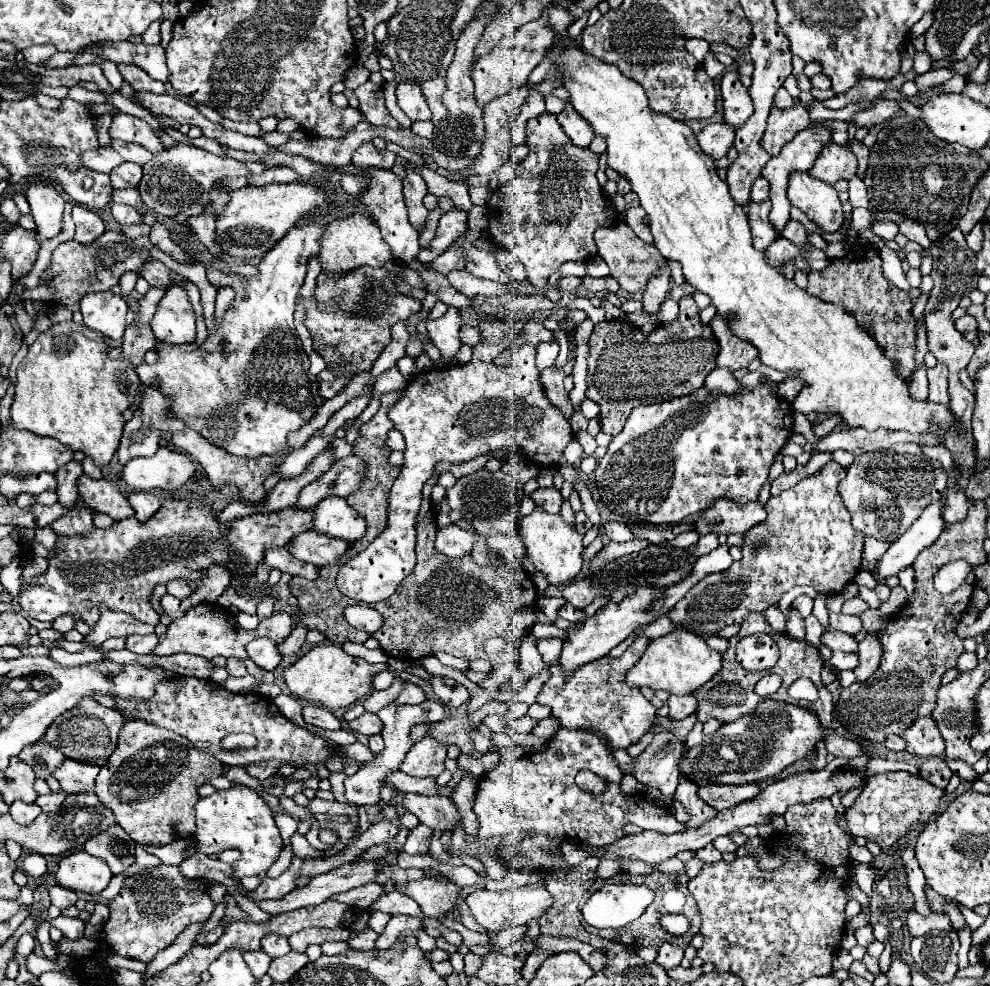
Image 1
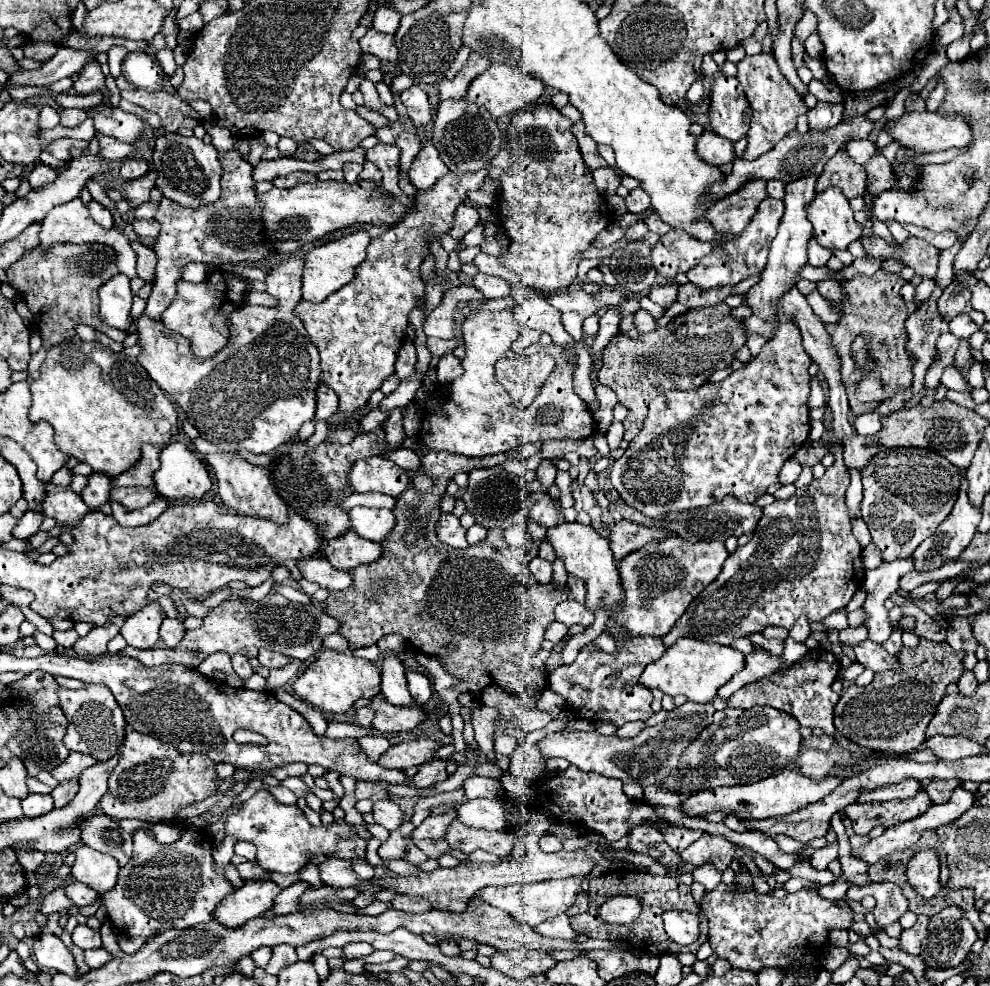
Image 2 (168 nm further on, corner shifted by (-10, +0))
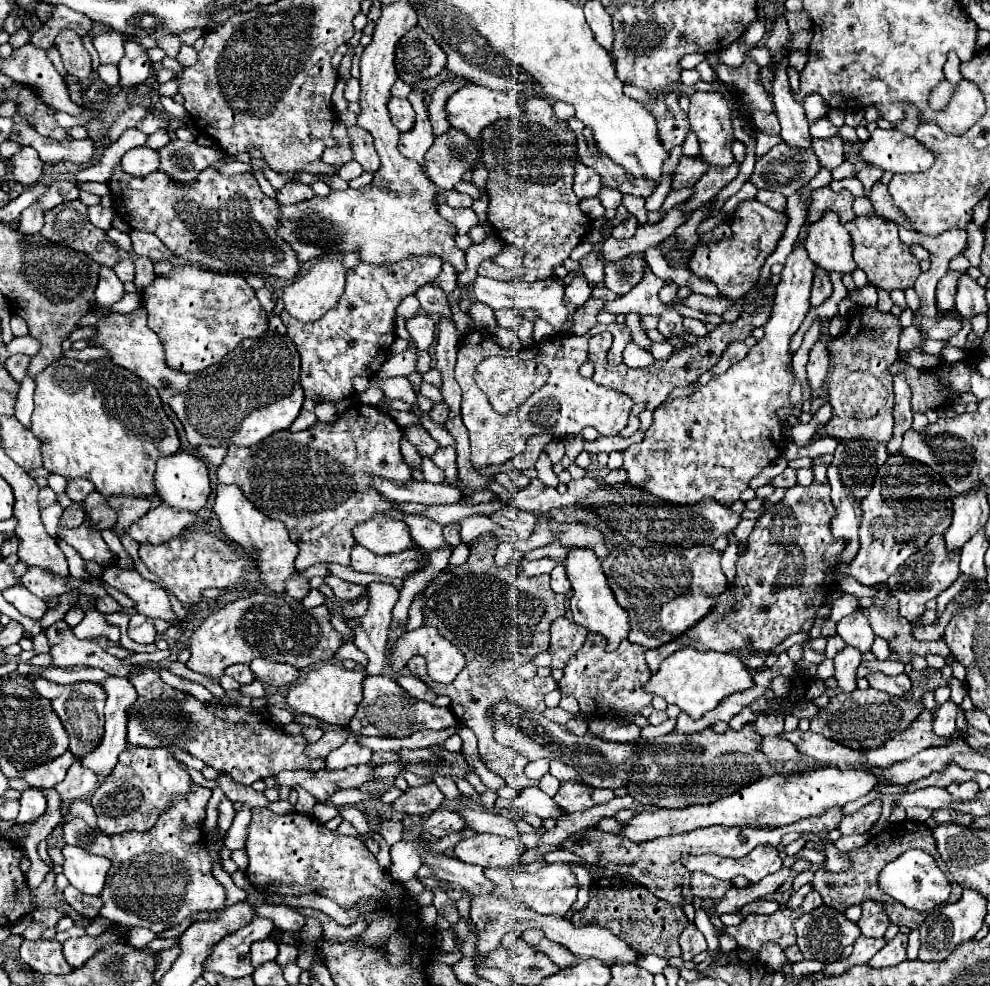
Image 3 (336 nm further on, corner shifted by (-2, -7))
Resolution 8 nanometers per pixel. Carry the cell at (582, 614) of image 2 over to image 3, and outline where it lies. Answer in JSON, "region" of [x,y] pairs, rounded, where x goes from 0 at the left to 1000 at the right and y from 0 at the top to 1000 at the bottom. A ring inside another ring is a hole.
{"region":[[[568,626],[568,628],[562,628],[562,632],[558,632],[556,644],[558,644],[556,656],[554,656],[554,662],[558,664],[556,678],[570,678],[570,674],[582,662],[582,658],[588,656],[594,640],[574,630],[572,626]]]}

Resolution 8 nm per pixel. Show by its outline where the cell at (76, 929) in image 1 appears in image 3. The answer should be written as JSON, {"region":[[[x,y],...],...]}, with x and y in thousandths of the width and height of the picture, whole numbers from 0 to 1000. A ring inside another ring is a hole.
{"region":[[[107,944],[99,950],[91,950],[91,948],[85,948],[81,952],[69,952],[65,956],[65,973],[71,981],[83,981],[97,965],[101,965],[105,958],[109,956],[127,956],[127,950],[123,948],[117,948],[115,944]]]}

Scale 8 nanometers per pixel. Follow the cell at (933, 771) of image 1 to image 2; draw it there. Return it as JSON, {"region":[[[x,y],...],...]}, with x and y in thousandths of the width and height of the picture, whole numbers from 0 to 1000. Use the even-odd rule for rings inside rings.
{"region":[[[943,789],[935,797],[935,803],[937,803],[937,807],[941,809],[943,815],[952,815],[952,813],[958,813],[958,809],[960,809],[960,805],[962,805],[962,801],[966,797],[970,797],[970,793],[966,789],[962,789],[962,791],[947,791],[947,789]]]}

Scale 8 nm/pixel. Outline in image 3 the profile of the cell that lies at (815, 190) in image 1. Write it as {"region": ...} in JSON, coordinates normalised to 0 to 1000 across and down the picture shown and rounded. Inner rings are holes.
{"region":[[[836,214],[826,226],[820,226],[814,240],[814,255],[818,263],[836,277],[861,277],[865,265],[861,263],[861,242],[846,218]]]}

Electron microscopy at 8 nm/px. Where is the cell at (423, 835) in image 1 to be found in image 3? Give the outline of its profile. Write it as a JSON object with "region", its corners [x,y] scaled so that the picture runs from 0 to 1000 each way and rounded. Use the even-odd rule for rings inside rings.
{"region":[[[440,820],[428,835],[428,843],[436,849],[448,849],[457,843],[467,843],[471,839],[473,837],[471,837],[469,829],[455,820]]]}

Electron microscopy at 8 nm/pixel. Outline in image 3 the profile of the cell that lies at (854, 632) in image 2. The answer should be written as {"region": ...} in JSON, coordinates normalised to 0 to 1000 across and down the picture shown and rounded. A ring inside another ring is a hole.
{"region":[[[855,656],[842,666],[842,689],[851,701],[859,703],[865,699],[865,676],[869,674],[869,670],[871,662],[863,656]]]}

